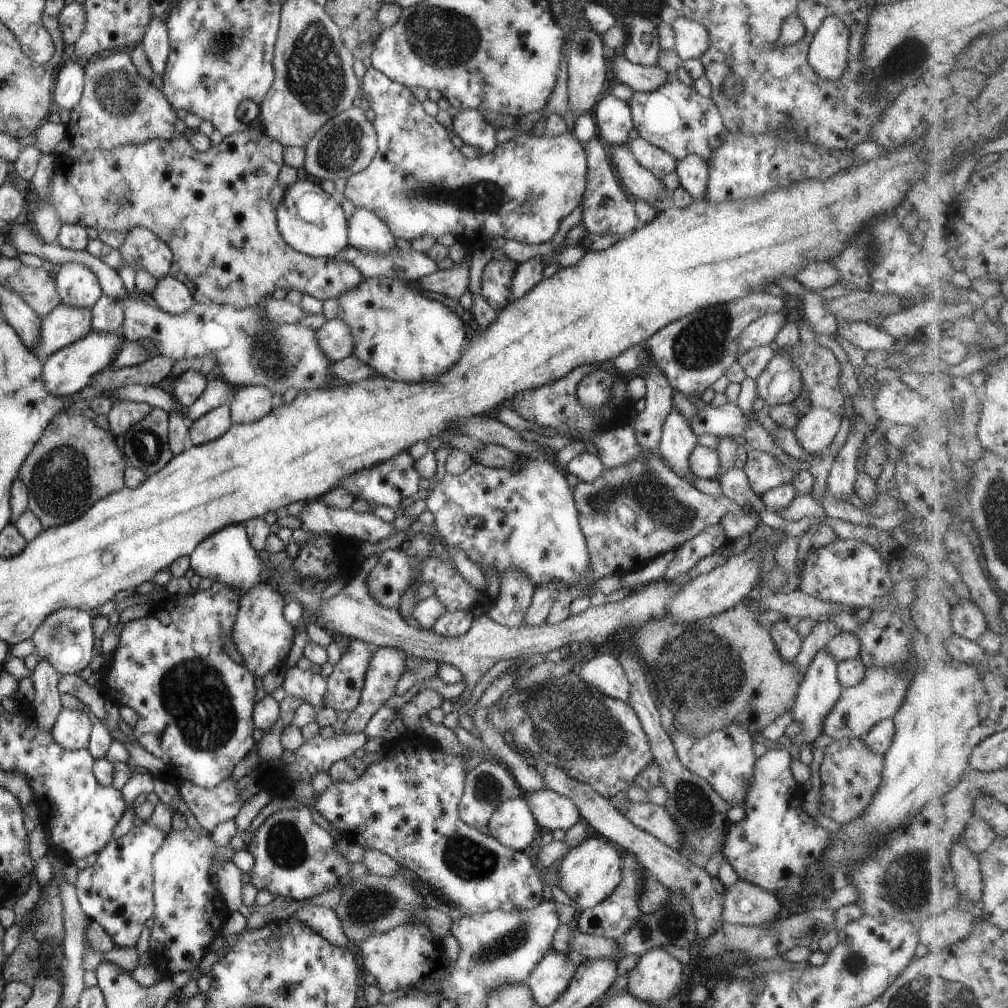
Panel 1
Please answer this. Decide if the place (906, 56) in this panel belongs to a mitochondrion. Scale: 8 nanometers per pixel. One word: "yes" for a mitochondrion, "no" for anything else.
yes

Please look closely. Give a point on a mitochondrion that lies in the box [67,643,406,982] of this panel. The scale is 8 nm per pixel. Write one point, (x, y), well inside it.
(195, 695)

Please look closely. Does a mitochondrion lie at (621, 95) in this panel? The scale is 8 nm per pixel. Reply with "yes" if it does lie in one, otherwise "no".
no

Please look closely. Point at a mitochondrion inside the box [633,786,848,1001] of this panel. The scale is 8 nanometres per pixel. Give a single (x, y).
(673, 923)

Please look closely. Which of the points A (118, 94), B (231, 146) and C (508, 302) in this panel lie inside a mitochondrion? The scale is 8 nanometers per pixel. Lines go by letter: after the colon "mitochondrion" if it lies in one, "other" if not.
A: mitochondrion
B: other
C: other

